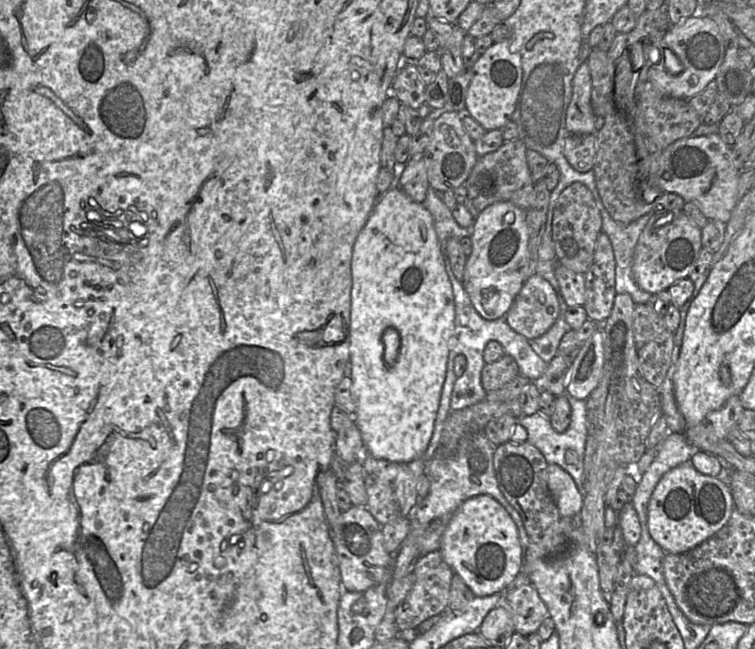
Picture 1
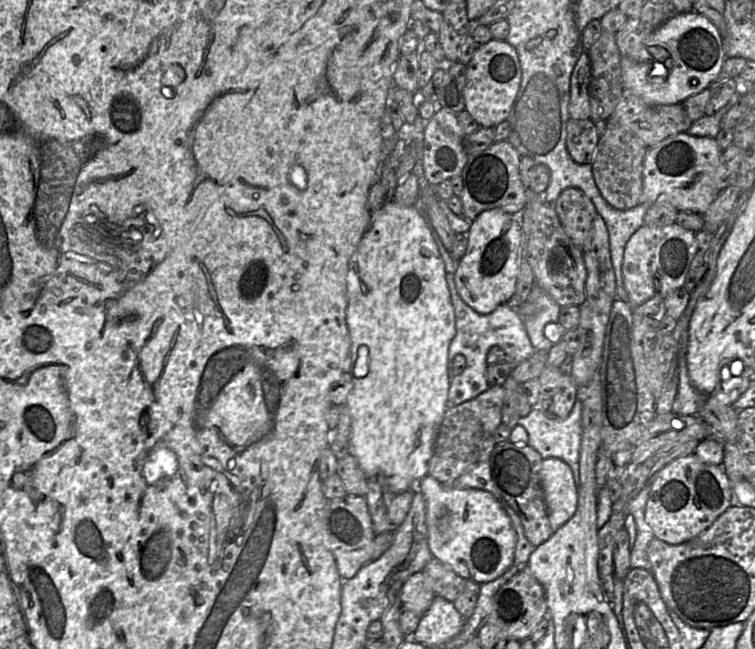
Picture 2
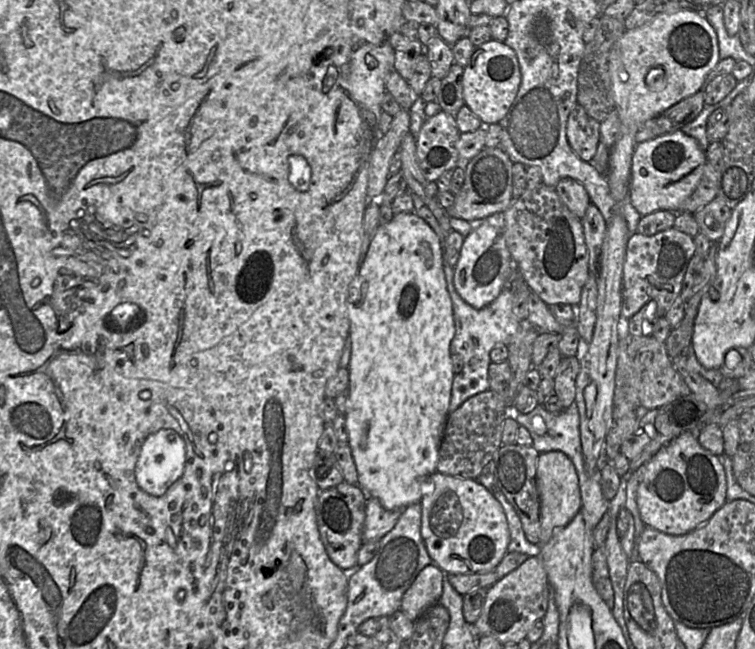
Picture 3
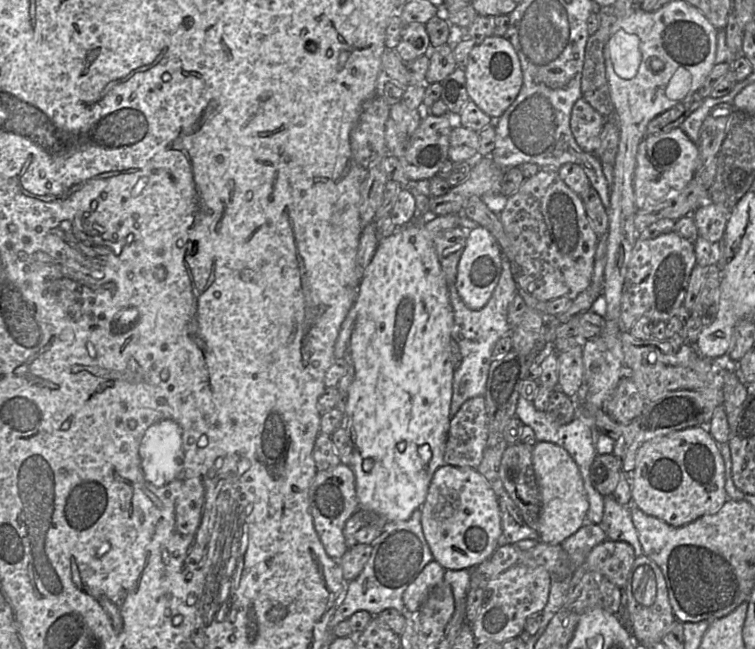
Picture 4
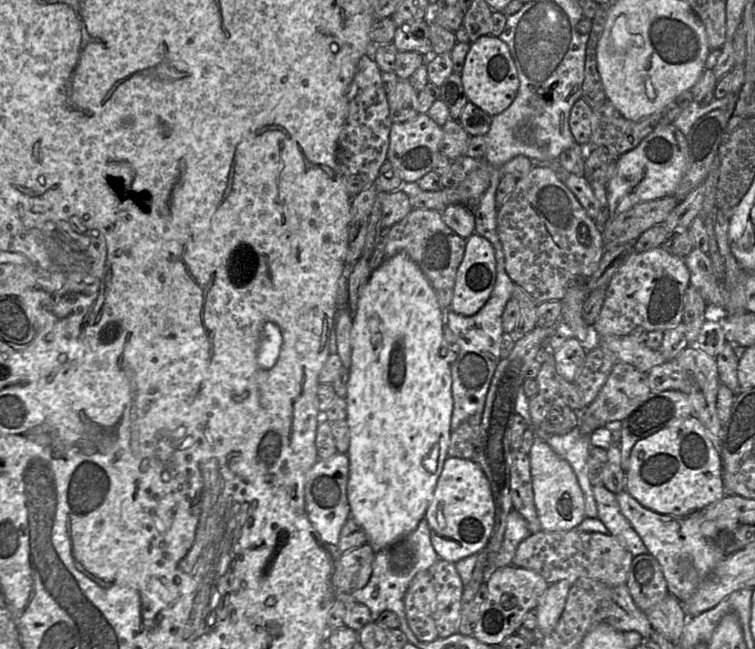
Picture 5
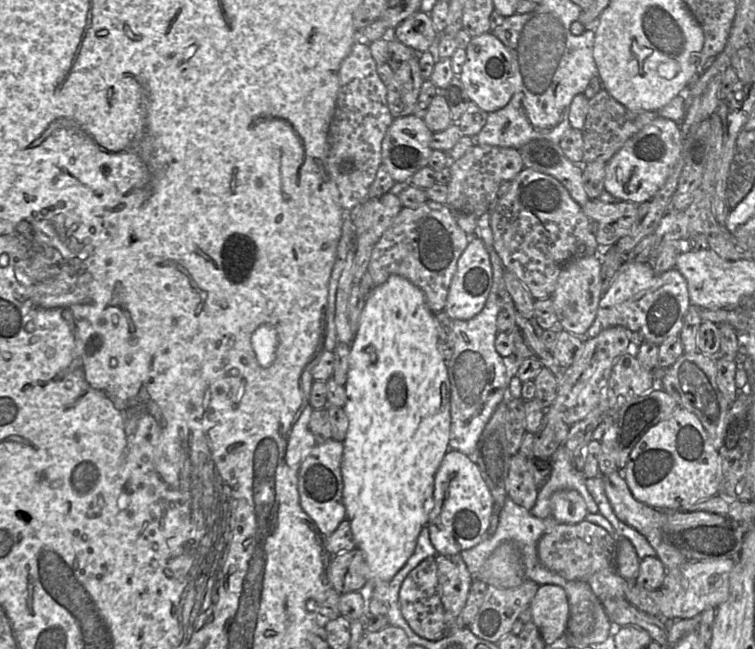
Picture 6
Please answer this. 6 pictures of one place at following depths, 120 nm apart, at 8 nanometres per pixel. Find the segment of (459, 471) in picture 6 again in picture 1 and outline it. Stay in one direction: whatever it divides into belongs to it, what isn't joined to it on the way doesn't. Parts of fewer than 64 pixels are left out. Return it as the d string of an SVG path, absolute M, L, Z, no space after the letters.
M486 494L471 497L460 505L442 535L439 551L475 597L501 591L518 575L523 564L516 524L505 508Z

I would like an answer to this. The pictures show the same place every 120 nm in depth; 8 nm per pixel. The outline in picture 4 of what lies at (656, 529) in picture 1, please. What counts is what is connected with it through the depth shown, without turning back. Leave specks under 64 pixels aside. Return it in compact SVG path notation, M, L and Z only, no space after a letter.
M696 426L644 442L638 448L633 471L627 473L632 503L642 512L681 527L716 513L727 501L724 462L707 428Z

